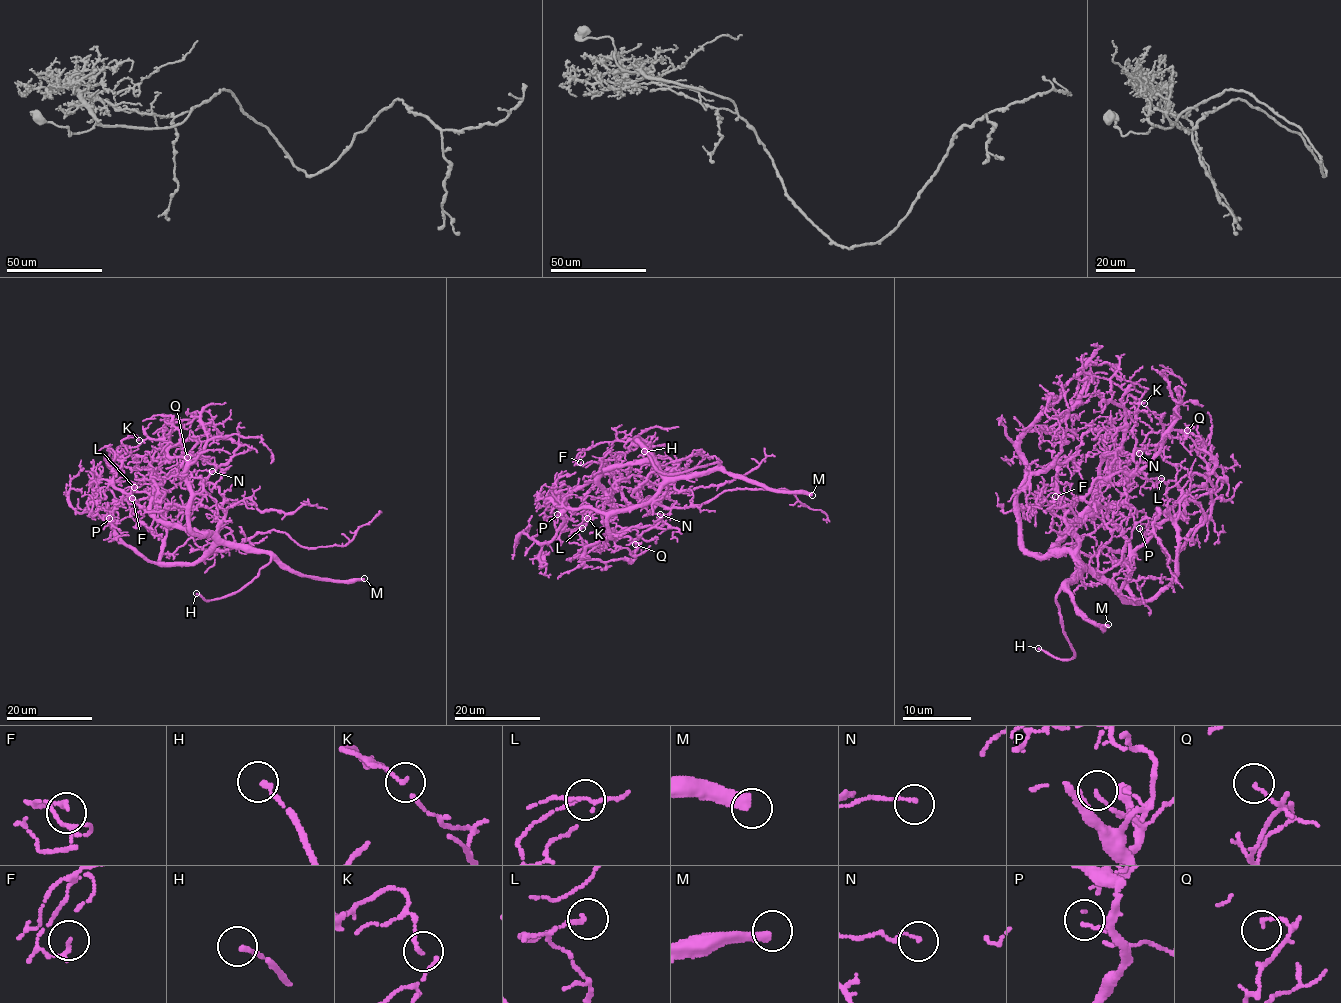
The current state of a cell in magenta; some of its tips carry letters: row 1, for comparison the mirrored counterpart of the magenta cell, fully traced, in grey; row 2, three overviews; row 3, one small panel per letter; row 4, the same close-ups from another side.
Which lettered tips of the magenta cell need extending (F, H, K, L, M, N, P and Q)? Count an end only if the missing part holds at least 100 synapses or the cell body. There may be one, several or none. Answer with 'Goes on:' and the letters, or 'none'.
Goes on: H, M

